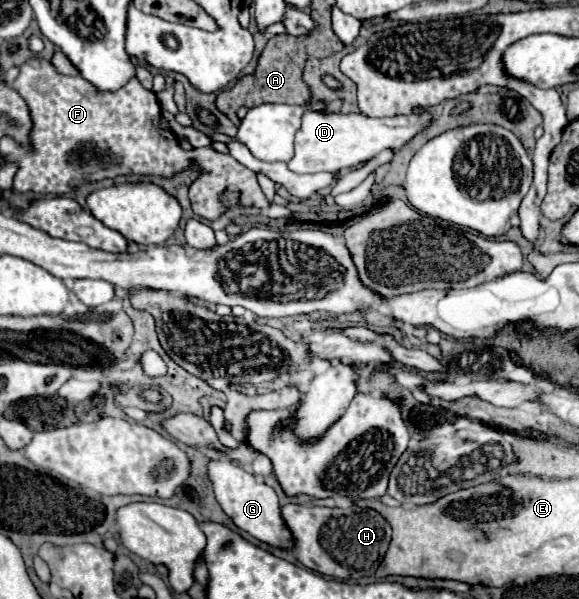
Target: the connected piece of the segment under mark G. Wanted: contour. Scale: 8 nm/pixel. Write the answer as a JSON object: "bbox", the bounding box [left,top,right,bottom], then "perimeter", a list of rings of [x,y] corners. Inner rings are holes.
{"bbox":[208,454,294,550],"perimeter":[[[218,454],[218,458],[210,460],[208,474],[214,484],[214,494],[216,494],[218,504],[240,530],[248,532],[256,540],[262,540],[264,544],[270,544],[274,548],[282,548],[282,550],[294,548],[294,536],[282,518],[282,508],[280,508],[278,496],[270,486],[266,486],[264,482],[258,482],[258,478],[254,474],[242,470],[236,462],[230,462],[222,454]]]}

